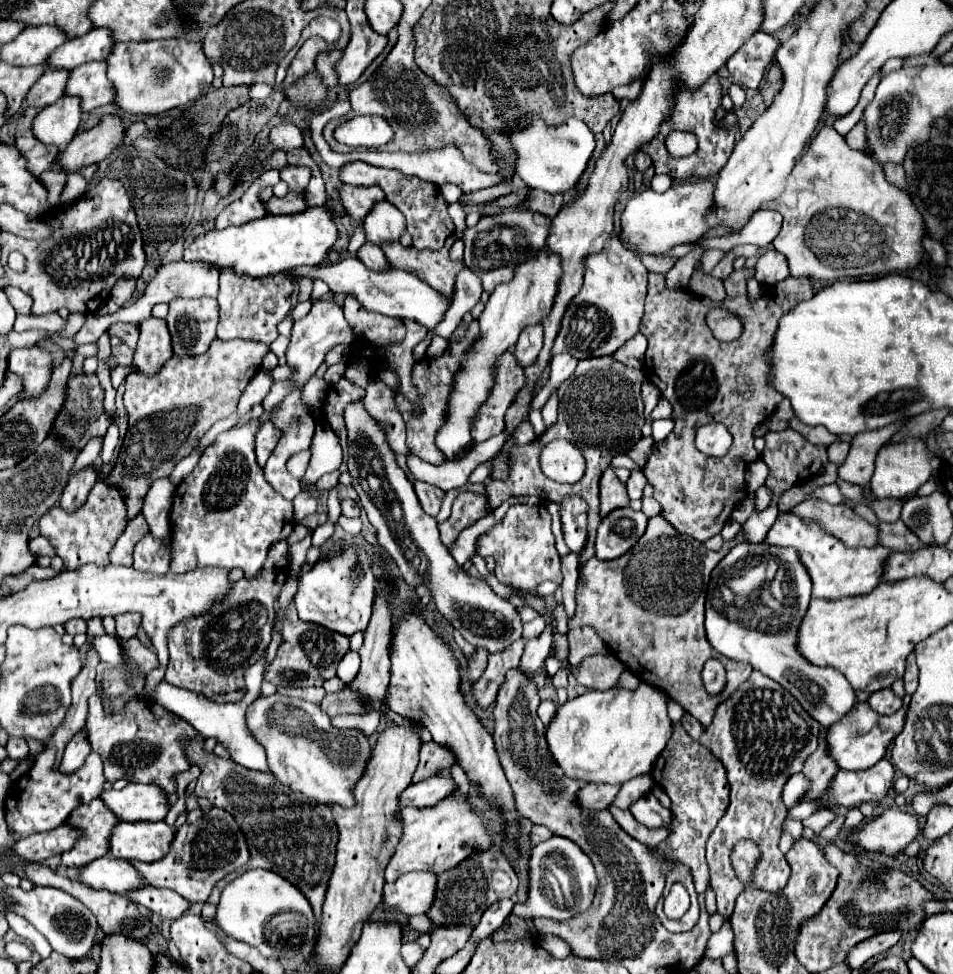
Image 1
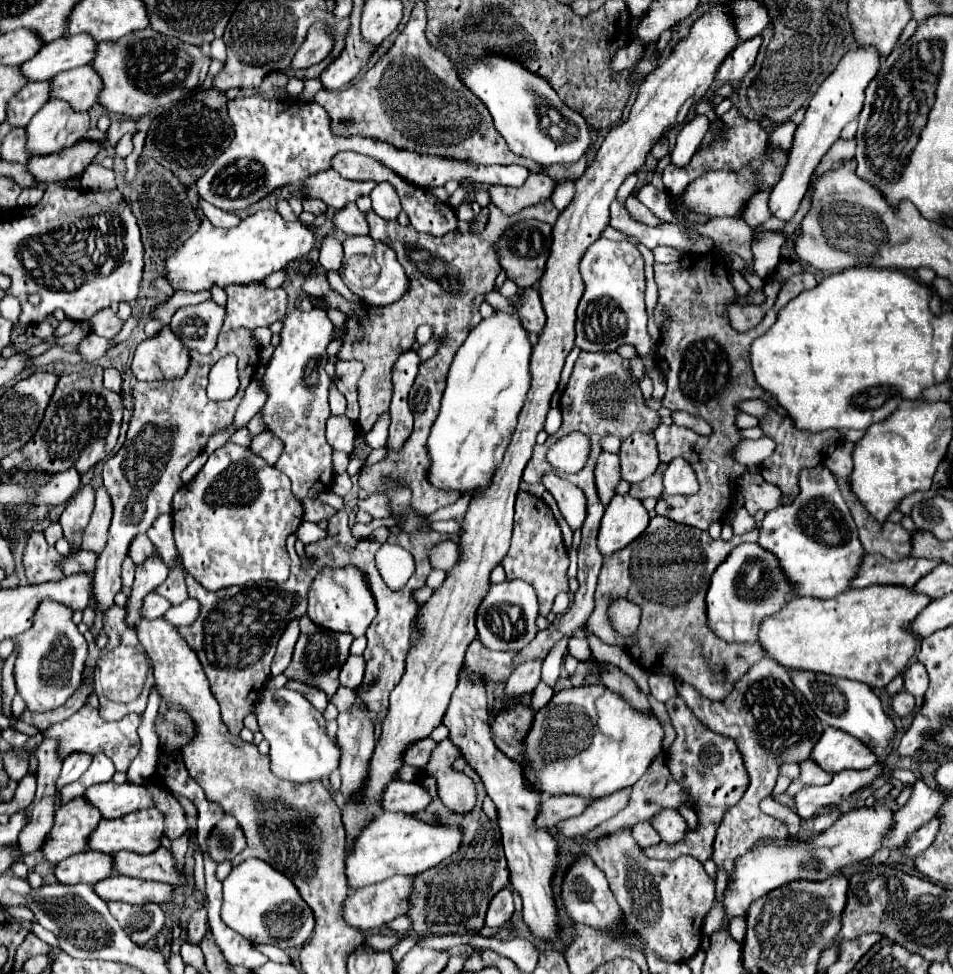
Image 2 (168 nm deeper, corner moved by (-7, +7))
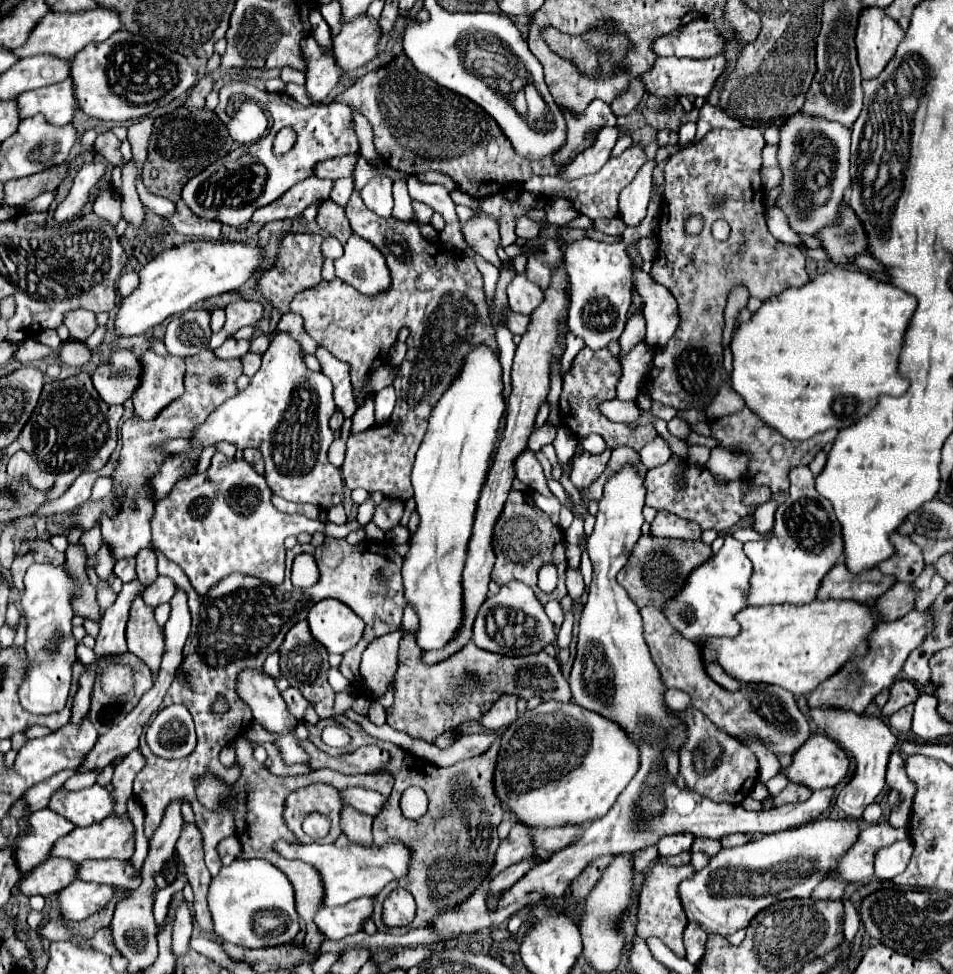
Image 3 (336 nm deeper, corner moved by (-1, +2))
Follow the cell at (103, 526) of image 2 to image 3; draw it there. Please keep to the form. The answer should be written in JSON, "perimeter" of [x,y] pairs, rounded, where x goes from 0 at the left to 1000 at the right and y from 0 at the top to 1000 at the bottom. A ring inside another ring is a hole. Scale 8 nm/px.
{"perimeter":[[[104,537],[98,539],[95,543],[91,543],[91,547],[85,549],[85,560],[89,562],[91,570],[98,570],[98,568],[104,566],[104,562],[106,562],[106,541],[104,541]]]}

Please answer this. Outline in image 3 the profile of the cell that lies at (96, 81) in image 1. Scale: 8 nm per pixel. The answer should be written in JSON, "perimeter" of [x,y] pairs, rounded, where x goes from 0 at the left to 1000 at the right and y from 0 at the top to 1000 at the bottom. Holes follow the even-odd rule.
{"perimeter":[[[77,81],[22,95],[22,100],[18,100],[18,106],[24,122],[45,116],[54,128],[70,128],[77,124],[77,118],[81,114]]]}

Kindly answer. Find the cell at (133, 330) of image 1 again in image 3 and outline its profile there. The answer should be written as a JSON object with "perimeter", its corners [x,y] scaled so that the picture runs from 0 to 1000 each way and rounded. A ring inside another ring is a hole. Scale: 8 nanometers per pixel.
{"perimeter":[[[81,317],[68,325],[68,334],[75,340],[75,348],[89,350],[102,338],[102,323],[98,319]]]}

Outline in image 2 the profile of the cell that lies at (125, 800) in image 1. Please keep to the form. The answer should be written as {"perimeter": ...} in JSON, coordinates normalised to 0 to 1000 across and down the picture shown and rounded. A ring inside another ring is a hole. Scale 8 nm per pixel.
{"perimeter":[[[108,803],[91,809],[87,819],[91,819],[95,828],[104,830],[106,840],[125,840],[125,838],[131,838],[133,834],[161,830],[158,813],[154,813],[154,809],[146,805]],[[131,828],[133,828],[133,834],[131,834]]]}

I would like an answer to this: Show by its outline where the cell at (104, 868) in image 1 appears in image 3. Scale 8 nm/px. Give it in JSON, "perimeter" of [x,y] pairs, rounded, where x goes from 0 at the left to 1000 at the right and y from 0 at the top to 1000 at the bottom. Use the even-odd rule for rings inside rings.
{"perimeter":[[[54,880],[51,884],[43,886],[43,890],[30,894],[22,902],[22,915],[30,921],[33,919],[58,921],[64,917],[64,913],[68,913],[77,905],[81,905],[81,892],[83,892],[83,888],[72,882]]]}

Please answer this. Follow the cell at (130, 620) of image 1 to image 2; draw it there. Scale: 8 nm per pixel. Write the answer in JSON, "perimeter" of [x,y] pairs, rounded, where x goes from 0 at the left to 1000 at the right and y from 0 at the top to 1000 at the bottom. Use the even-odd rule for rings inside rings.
{"perimeter":[[[158,608],[158,610],[152,614],[152,618],[150,618],[148,632],[150,632],[150,634],[156,634],[156,637],[169,634],[169,632],[177,626],[177,622],[179,622],[179,620],[175,618],[173,612],[167,612],[165,608]]]}

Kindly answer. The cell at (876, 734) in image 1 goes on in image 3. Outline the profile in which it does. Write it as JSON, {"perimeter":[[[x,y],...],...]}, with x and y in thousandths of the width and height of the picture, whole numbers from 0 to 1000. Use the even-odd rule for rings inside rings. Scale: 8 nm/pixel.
{"perimeter":[[[857,753],[836,769],[832,783],[820,790],[820,794],[824,794],[830,804],[843,804],[857,812],[882,804],[889,798],[891,785],[889,773],[874,759]]]}

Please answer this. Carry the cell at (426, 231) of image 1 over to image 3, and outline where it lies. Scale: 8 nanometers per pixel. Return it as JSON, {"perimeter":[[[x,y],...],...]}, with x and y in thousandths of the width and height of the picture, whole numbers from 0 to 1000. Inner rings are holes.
{"perimeter":[[[360,159],[360,161],[347,161],[345,165],[337,165],[333,169],[333,182],[343,182],[343,184],[360,184],[360,182],[370,182],[373,180],[373,169],[375,169],[375,159]]]}

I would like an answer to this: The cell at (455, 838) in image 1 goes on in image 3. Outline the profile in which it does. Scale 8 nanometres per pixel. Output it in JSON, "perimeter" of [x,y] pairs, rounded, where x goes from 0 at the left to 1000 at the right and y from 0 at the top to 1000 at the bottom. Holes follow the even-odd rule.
{"perimeter":[[[293,863],[289,872],[299,882],[316,882],[320,886],[326,886],[337,896],[339,909],[341,909],[341,929],[343,931],[356,931],[362,929],[375,921],[393,921],[400,917],[400,913],[425,900],[429,896],[429,888],[433,884],[433,872],[429,872],[423,863],[406,863],[404,868],[375,868],[366,866],[364,870],[354,870],[352,866],[326,866],[326,868],[305,868],[299,863]]]}

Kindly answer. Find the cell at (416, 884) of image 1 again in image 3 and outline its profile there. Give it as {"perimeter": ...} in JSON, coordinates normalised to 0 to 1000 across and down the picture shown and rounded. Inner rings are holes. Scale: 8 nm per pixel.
{"perimeter":[[[379,921],[358,931],[337,931],[331,948],[343,964],[360,964],[362,960],[375,958],[385,944],[391,939],[391,921]]]}

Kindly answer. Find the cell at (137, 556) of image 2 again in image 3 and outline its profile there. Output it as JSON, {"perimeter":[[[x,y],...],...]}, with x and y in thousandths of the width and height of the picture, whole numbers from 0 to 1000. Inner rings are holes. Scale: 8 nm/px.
{"perimeter":[[[152,562],[148,564],[144,570],[144,594],[150,599],[150,601],[158,601],[163,594],[165,594],[165,574],[163,574],[163,568],[161,564]]]}

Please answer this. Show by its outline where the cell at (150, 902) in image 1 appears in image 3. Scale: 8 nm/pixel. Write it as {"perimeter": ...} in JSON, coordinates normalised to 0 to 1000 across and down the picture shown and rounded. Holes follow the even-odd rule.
{"perimeter":[[[79,905],[72,913],[62,917],[62,935],[66,941],[77,946],[87,946],[98,937],[106,935],[116,923],[121,923],[125,913],[116,909],[106,909],[98,905]]]}

